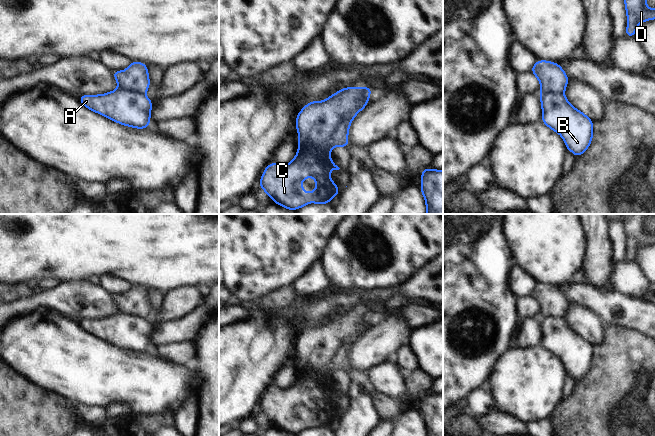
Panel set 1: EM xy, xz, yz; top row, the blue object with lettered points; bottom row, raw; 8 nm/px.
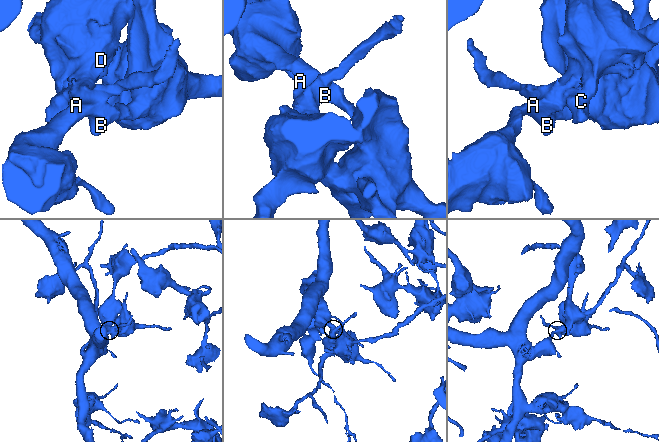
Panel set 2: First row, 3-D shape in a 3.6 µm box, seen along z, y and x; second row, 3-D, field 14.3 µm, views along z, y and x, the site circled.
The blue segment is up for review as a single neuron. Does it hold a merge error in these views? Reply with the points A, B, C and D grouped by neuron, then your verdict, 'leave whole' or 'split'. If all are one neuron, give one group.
A B / C D; split

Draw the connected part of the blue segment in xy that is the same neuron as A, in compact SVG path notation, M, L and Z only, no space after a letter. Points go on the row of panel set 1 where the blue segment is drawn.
M127 89L101 95L80 95L80 103L121 125L137 129L149 128L152 99Z

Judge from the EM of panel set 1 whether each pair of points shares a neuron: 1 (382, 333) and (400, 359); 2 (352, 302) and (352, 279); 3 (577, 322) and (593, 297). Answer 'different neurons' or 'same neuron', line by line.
1: different neurons
2: different neurons
3: different neurons

